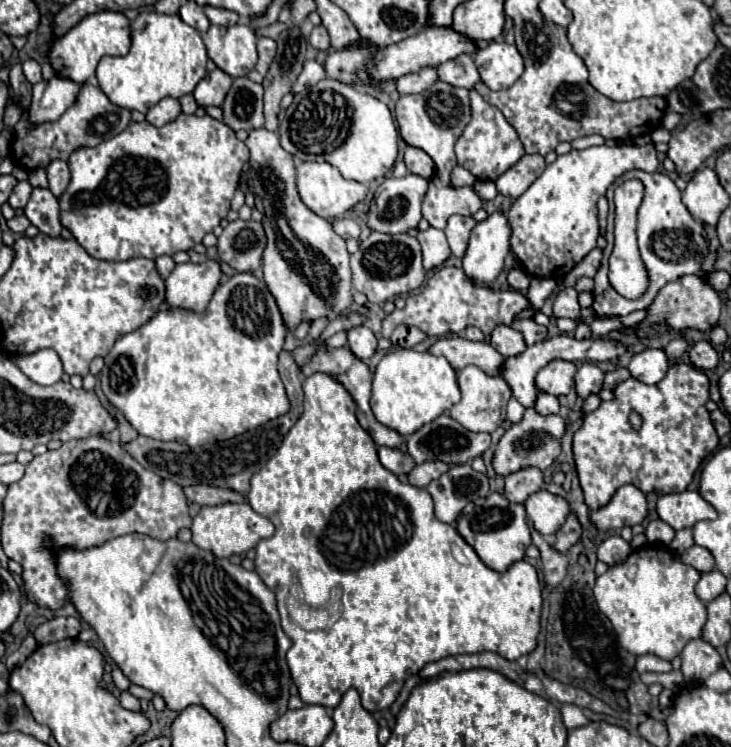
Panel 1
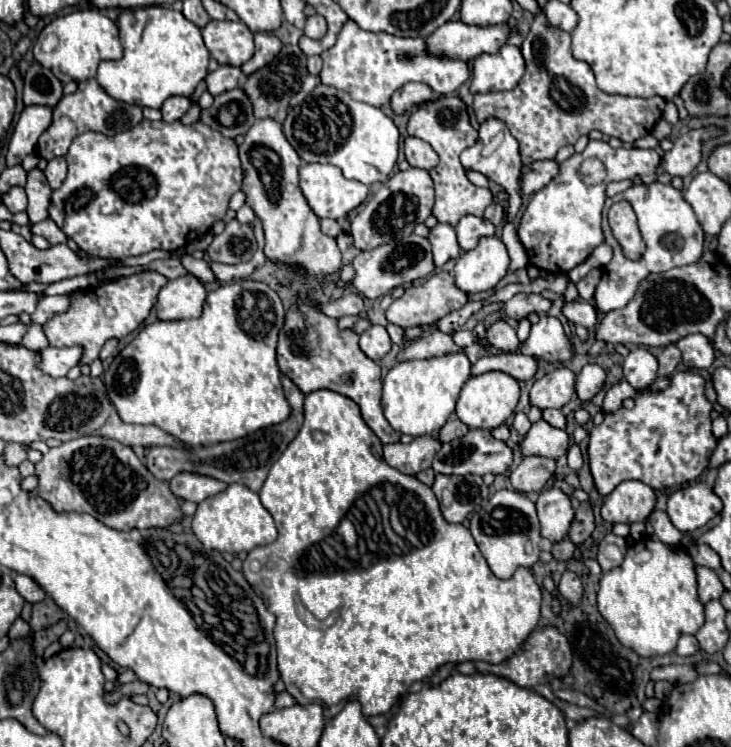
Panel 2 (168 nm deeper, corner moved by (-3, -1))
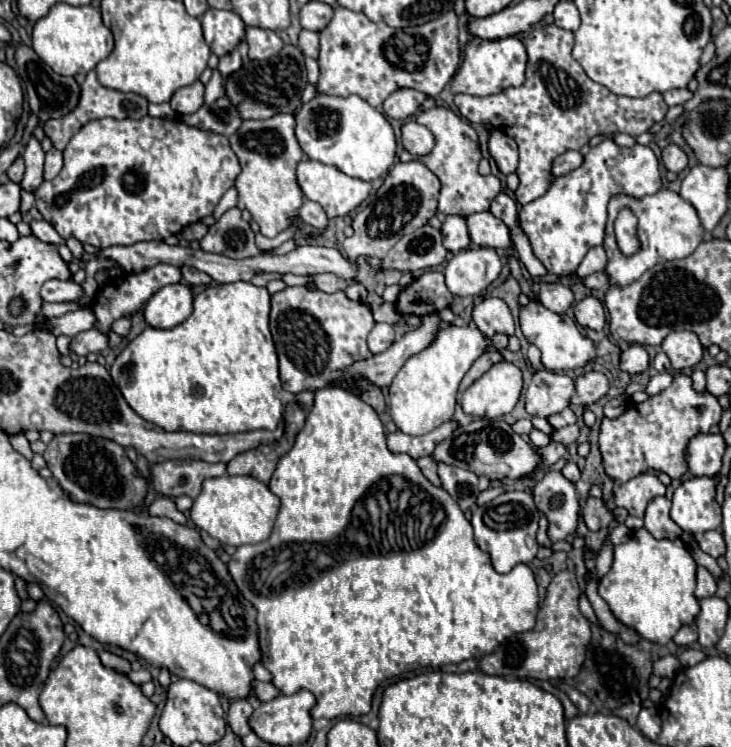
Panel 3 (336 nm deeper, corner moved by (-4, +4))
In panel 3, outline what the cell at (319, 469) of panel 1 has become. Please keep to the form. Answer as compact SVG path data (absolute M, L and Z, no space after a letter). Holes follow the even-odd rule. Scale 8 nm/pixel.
M326 387L314 393L312 411L306 415L304 429L296 435L294 447L280 457L276 471L268 483L268 489L280 497L280 513L274 523L274 531L270 539L258 545L242 545L236 549L228 563L228 571L234 577L242 595L254 603L258 611L258 629L260 629L260 647L262 647L262 663L274 675L272 683L284 693L294 695L302 689L310 691L316 697L316 707L312 709L312 717L320 719L336 719L342 715L358 717L366 715L372 707L372 697L376 689L392 677L398 677L408 671L416 671L420 667L440 667L450 663L460 663L466 659L480 659L492 653L506 637L514 633L524 633L534 629L536 613L538 613L538 585L534 581L534 573L530 575L530 567L520 563L510 573L500 575L494 571L490 557L474 543L474 533L470 521L460 511L458 503L442 489L432 485L416 465L410 455L390 453L386 447L384 425L376 411L364 403L358 395L342 387Z

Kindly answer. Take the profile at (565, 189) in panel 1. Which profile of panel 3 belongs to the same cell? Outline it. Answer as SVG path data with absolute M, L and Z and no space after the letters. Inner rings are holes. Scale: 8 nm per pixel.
M606 139L600 145L590 147L578 169L556 177L542 197L524 205L518 223L528 235L534 255L546 265L548 273L568 275L576 271L588 249L602 245L606 205L612 195L624 193L644 197L656 193L660 187L658 157L650 147L638 143L634 147L620 147L612 139Z

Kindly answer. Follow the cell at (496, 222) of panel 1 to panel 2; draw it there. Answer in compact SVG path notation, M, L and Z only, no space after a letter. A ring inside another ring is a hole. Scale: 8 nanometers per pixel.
M481 238L475 250L463 252L455 262L455 286L465 294L487 292L507 274L509 254L505 244L493 238Z

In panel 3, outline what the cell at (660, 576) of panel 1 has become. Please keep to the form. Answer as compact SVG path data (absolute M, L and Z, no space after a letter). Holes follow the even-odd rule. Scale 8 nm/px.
M642 527L632 533L628 543L616 545L612 569L602 577L598 593L620 623L650 643L666 645L682 625L692 625L700 613L694 587L696 563L688 545L682 539L654 539Z

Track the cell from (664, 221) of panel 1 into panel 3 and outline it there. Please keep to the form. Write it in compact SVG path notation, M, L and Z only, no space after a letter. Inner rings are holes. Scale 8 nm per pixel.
M660 189L658 193L646 195L640 199L626 197L626 195L614 195L608 203L608 223L606 223L606 237L604 237L604 249L608 253L608 265L606 265L604 273L608 275L608 285L610 287L614 287L614 285L626 287L632 281L636 281L646 269L654 267L656 263L688 257L700 245L702 235L704 235L704 229L702 229L696 209L670 189ZM622 207L630 207L638 217L638 237L640 237L642 247L634 257L626 257L620 253L620 249L616 245L616 237L612 233L612 223L616 219L616 213Z

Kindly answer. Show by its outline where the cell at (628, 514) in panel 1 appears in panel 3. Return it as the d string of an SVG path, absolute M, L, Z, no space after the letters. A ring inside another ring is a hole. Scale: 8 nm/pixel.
M642 473L614 489L614 503L634 517L644 517L646 505L658 495L664 495L664 485L654 473Z

